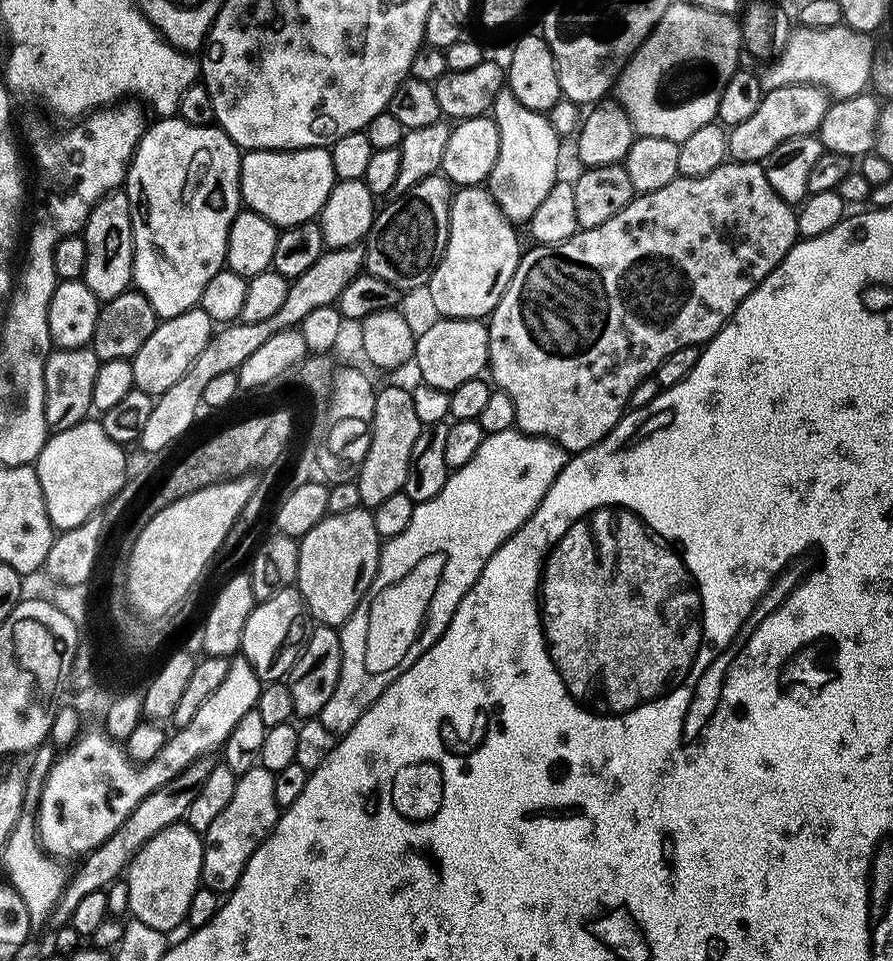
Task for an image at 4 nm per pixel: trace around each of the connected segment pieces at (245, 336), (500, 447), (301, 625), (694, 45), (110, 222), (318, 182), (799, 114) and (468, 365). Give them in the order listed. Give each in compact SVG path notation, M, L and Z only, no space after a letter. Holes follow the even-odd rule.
M361 243L353 244L350 247L327 249L306 272L289 283L285 305L273 317L258 323L237 321L215 331L210 342L207 343L206 349L202 350L202 353L191 364L190 370L178 382L170 386L169 390L164 391L160 397L155 399L150 416L146 419L146 426L142 427L138 441L138 447L141 448L142 453L149 454L167 449L168 440L176 440L191 430L198 408L201 409L202 406L203 392L212 378L219 374L237 371L244 360L258 350L270 336L278 331L297 327L312 310L333 305L339 301L342 290L361 273L364 256L365 250Z
M519 430L487 434L474 458L466 466L455 469L434 498L416 505L410 526L393 540L383 541L380 564L368 593L339 629L342 670L330 702L322 706L318 717L326 730L337 734L350 731L372 703L438 642L450 618L454 618L454 610L458 610L464 595L478 582L488 559L536 513L569 459L570 453L561 444L542 436L527 436Z
M293 586L286 590L278 590L274 598L266 598L259 601L253 608L250 618L246 618L246 630L242 630L242 642L240 652L254 666L258 678L262 682L280 682L288 675L288 671L294 666L294 662L300 657L300 649L310 631L310 613L304 600L300 597L300 589Z
M673 2L662 14L662 18L653 28L652 33L642 42L640 49L628 58L628 63L617 76L614 96L624 108L636 136L650 138L670 138L677 142L690 138L702 126L717 119L719 99L730 78L741 67L742 37L740 25L735 15L727 12L706 10L690 2ZM682 62L698 70L700 62L700 80L710 82L692 82L684 74L684 82L690 82L690 92L658 92L658 78L662 72ZM696 88L696 90L694 90ZM668 96L668 98L664 98Z
M123 190L107 192L90 210L88 221L82 233L85 242L85 262L82 281L100 302L118 298L118 294L129 291L132 284L132 263L134 262L134 242L130 222L130 202Z
M293 148L283 152L248 150L240 157L241 201L280 230L315 221L336 181L328 148Z
M791 84L767 89L754 114L728 128L729 157L738 164L758 164L766 161L771 152L787 139L819 133L829 103L829 93L816 84Z
M439 318L434 326L417 337L413 359L420 368L423 383L436 389L453 392L464 382L479 377L485 371L488 362L487 325L483 321L472 319Z

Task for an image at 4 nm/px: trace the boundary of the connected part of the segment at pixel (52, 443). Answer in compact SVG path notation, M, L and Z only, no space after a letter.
M96 418L49 435L40 457L34 461L34 467L38 482L42 482L46 514L50 514L53 529L81 527L87 519L97 515L112 496L118 494L130 476L128 456L124 452L127 452L125 445L114 442Z

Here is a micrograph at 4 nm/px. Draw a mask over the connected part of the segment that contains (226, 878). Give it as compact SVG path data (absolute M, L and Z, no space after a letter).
M262 767L246 770L246 774L236 777L234 795L230 803L222 809L222 814L214 818L210 830L202 834L204 857L200 882L203 887L221 894L227 894L238 886L248 859L258 850L258 846L276 829L281 809L274 798L274 778L276 774Z

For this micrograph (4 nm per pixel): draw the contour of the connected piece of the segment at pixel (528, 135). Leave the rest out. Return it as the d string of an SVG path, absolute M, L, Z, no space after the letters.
M504 84L496 92L490 114L499 127L498 159L486 186L503 214L516 224L527 222L559 179L561 135L545 113L527 108Z

